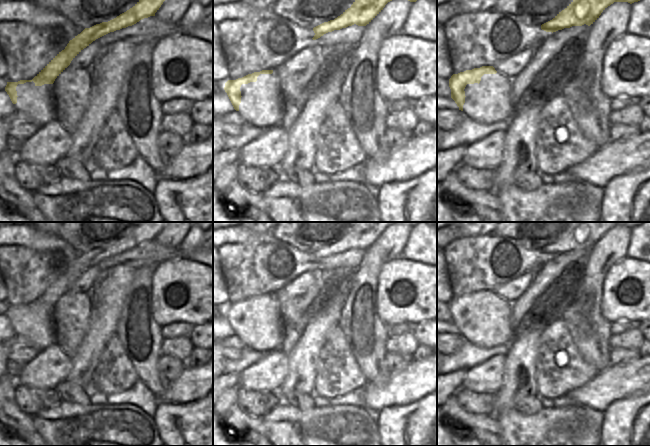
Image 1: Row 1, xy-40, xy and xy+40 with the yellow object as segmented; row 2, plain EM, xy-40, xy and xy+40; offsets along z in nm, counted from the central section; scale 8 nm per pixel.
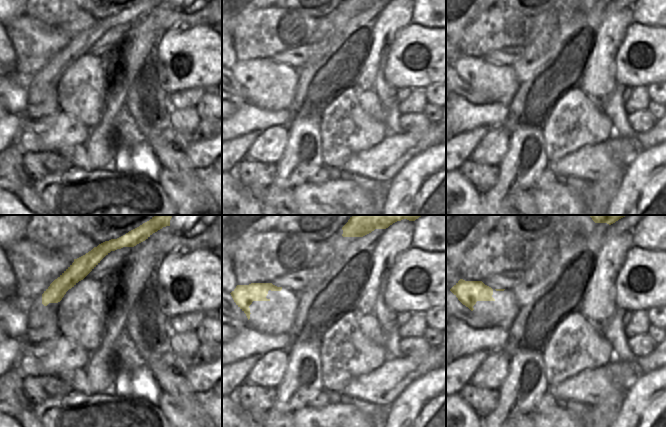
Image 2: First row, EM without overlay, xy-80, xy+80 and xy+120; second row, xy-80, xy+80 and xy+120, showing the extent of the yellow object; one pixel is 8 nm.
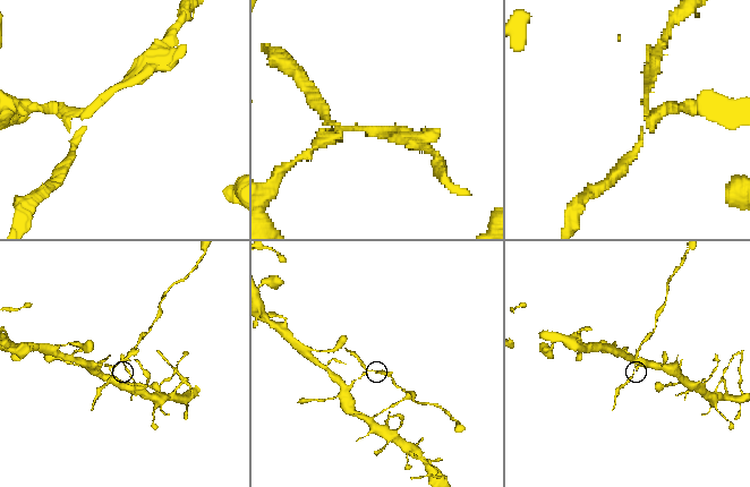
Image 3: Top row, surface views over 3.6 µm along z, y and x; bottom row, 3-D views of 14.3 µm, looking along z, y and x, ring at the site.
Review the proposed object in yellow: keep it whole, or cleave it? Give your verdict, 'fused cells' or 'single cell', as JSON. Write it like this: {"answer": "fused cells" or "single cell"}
{"answer": "fused cells"}

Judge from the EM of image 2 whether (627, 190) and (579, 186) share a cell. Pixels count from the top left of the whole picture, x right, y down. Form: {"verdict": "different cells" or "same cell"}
{"verdict": "different cells"}

